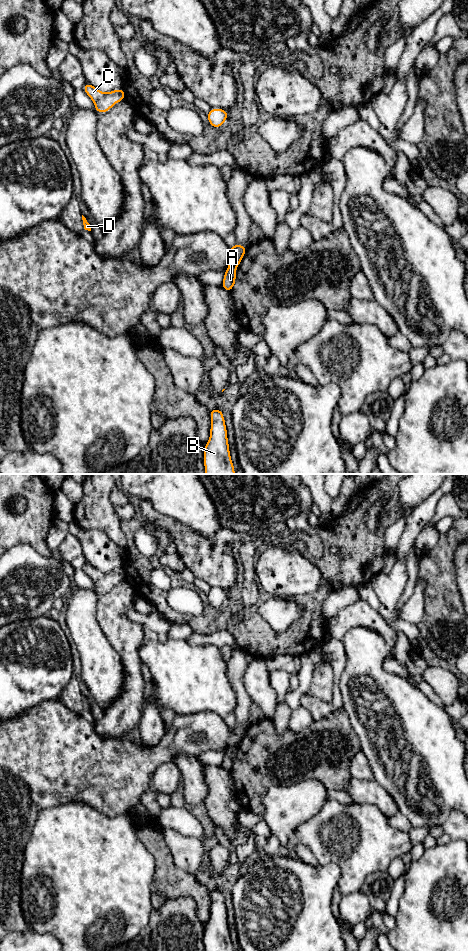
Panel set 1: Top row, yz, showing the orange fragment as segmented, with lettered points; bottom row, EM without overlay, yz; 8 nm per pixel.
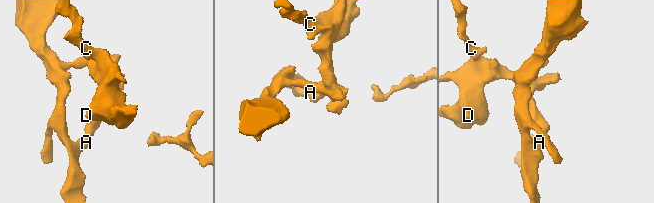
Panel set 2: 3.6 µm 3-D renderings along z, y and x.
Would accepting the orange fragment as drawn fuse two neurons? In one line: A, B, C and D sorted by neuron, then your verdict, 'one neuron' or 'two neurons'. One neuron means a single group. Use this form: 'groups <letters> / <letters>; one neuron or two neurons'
groups A B / C D; two neurons

